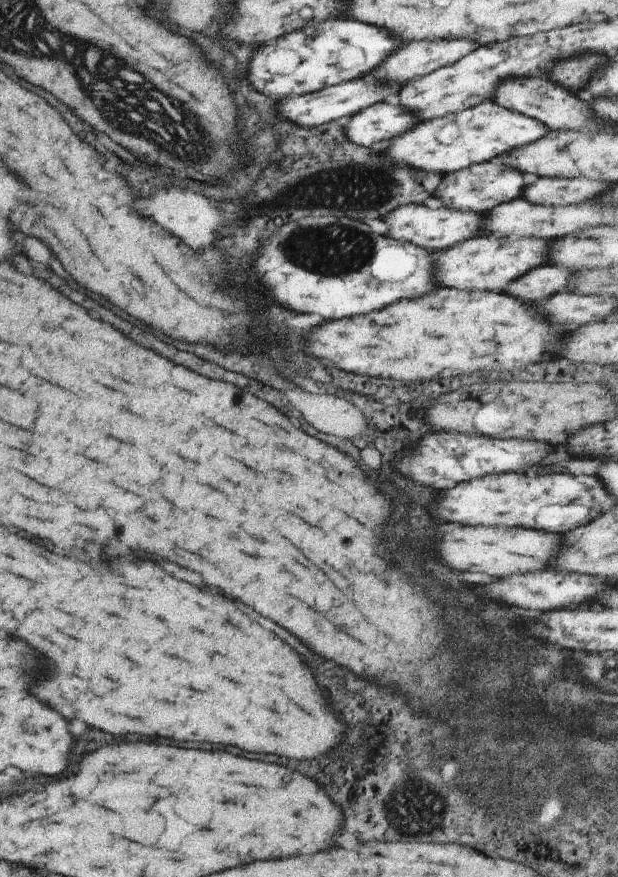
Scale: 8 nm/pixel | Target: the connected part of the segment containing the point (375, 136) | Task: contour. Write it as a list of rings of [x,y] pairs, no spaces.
[[[379,101],[352,114],[344,124],[343,134],[354,145],[378,146],[418,122],[404,108]]]

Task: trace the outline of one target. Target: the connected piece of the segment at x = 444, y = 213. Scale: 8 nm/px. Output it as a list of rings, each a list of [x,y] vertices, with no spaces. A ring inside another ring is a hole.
[[[415,203],[398,206],[383,216],[381,220],[387,226],[387,232],[384,235],[388,239],[399,243],[409,243],[430,253],[450,247],[462,240],[477,237],[483,232],[481,213],[474,213],[470,210],[456,211],[445,207],[431,209]]]

